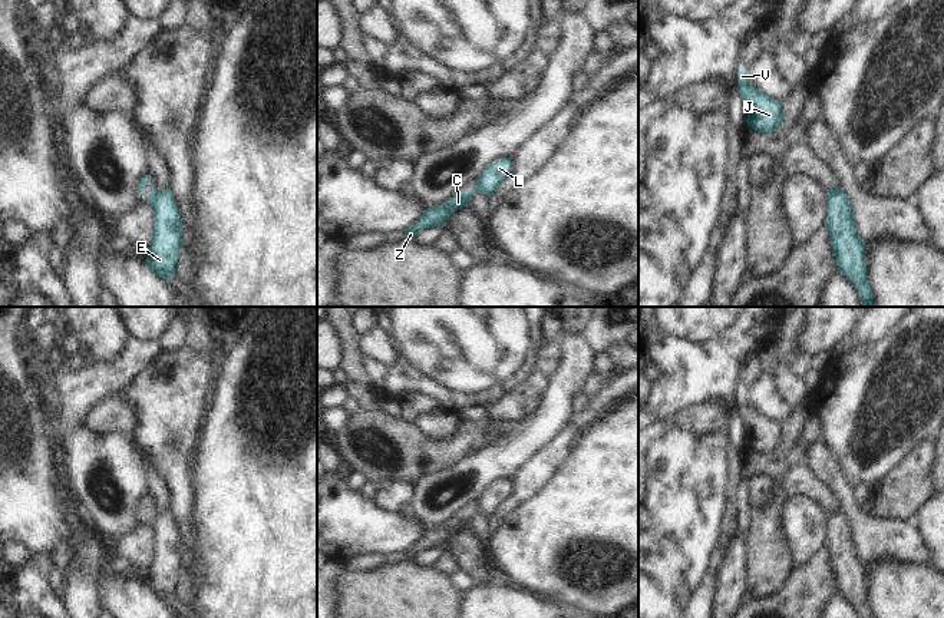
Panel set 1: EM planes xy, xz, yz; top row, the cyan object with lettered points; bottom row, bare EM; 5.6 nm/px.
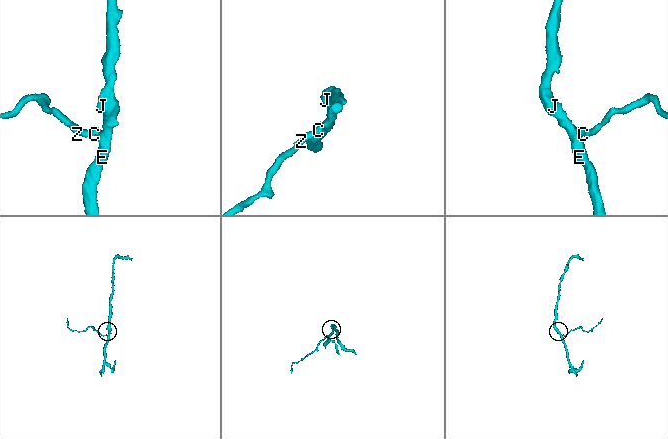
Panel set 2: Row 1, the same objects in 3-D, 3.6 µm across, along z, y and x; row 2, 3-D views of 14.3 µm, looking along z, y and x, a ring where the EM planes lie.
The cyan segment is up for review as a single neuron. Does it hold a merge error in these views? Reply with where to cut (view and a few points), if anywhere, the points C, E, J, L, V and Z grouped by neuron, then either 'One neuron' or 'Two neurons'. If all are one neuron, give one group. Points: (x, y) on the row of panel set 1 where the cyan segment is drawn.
Split along xy (158, 192), (149, 201). Groups: C Z / E J L V. Two neurons.

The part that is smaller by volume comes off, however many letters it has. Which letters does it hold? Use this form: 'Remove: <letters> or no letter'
Remove: C, Z

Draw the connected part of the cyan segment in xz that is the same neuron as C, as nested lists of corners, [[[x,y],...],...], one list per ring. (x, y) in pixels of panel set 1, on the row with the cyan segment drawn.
[[[473,186],[471,191],[459,189],[453,196],[450,196],[443,204],[425,209],[420,218],[412,227],[405,229],[405,241],[415,241],[416,234],[426,228],[443,225],[449,219],[450,214],[458,208],[466,206],[469,199],[476,192],[476,186]]]

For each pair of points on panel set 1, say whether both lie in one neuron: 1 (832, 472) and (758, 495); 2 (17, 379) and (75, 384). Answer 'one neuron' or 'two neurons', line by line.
1: two neurons
2: two neurons

